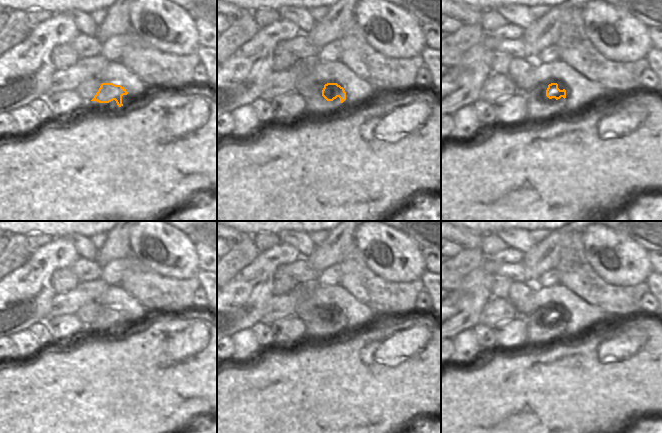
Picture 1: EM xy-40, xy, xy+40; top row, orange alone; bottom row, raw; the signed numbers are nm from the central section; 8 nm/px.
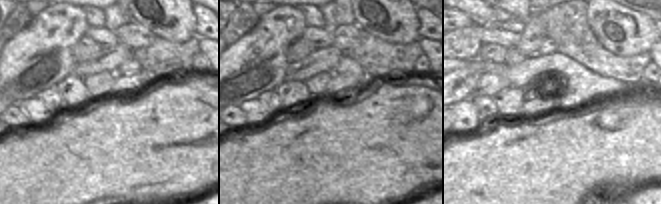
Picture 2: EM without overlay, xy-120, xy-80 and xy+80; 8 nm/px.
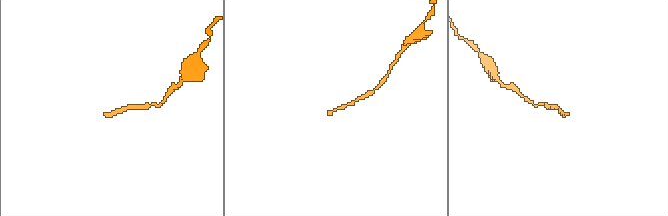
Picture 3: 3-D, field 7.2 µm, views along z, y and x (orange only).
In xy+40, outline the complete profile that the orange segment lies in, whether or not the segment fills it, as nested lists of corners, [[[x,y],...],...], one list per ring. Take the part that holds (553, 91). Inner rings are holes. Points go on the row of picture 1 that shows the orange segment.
[[[557,83],[539,85],[525,93],[528,106],[521,124],[531,125],[556,116],[564,106],[566,90],[560,90]]]

